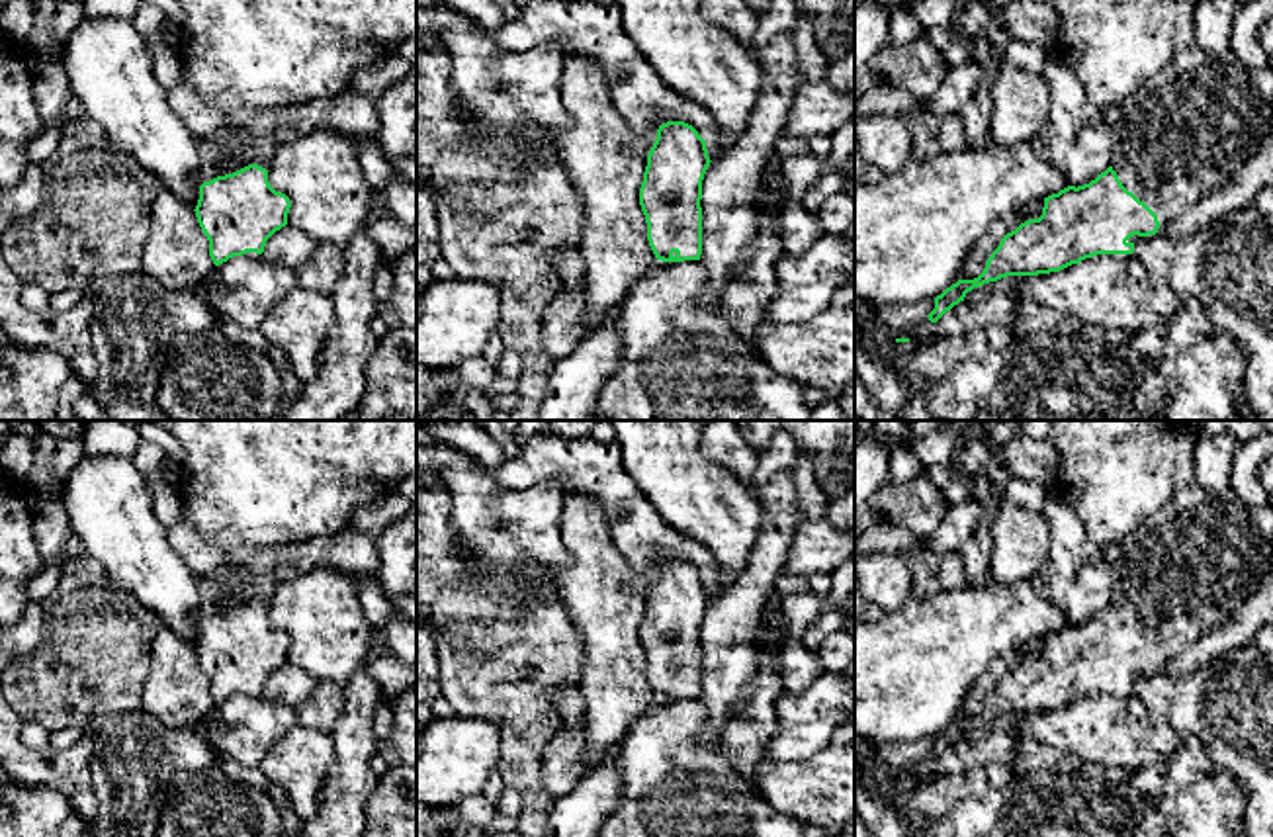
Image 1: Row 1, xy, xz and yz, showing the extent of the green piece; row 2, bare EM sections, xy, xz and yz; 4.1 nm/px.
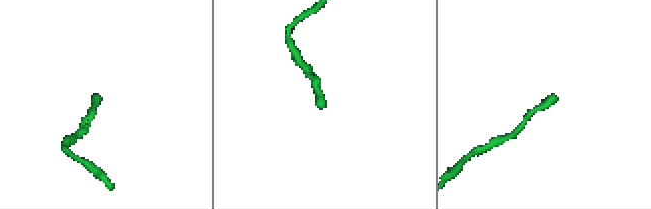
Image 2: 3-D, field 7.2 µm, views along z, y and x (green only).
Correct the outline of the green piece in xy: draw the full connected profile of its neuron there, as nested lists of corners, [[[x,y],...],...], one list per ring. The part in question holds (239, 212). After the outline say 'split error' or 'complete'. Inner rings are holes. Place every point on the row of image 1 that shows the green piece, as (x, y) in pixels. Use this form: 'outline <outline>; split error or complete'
outline [[[219,121],[225,170],[199,186],[194,209],[215,266],[233,256],[262,258],[266,241],[287,225],[291,207],[289,198],[270,186],[268,164],[235,162],[237,129],[246,127]]]; split error

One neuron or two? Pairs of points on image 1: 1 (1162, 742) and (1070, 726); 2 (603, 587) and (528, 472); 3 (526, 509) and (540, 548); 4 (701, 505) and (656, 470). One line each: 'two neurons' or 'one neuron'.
1: one neuron
2: two neurons
3: one neuron
4: one neuron

